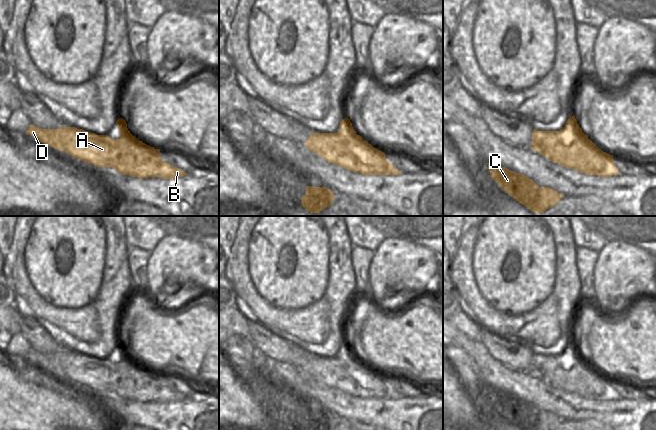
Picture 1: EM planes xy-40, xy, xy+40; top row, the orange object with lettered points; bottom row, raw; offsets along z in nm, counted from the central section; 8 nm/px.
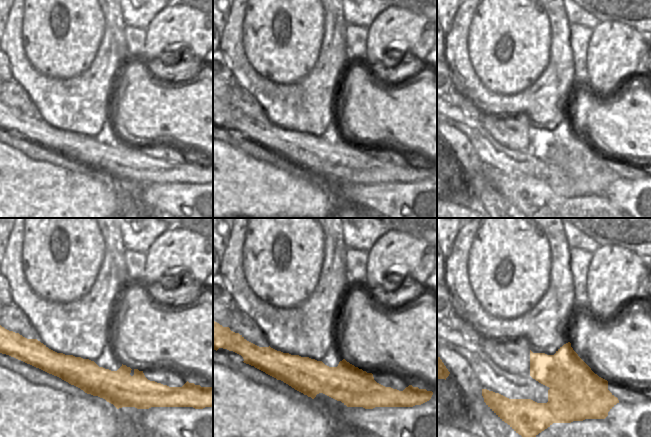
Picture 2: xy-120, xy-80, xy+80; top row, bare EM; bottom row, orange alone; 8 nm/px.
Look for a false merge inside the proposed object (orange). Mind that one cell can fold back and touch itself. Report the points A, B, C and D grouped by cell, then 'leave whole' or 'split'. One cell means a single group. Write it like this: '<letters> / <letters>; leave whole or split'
A B D / C; split

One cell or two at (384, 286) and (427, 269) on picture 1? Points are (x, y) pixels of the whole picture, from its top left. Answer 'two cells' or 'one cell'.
one cell

